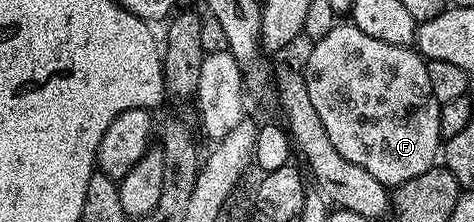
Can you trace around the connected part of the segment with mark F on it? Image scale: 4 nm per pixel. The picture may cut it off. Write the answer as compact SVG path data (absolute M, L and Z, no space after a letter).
M336 24L327 36L315 40L307 54L307 63L301 66L303 79L309 88L309 101L313 103L317 116L321 116L321 124L325 124L325 133L329 135L333 148L337 148L349 164L373 172L384 186L394 188L436 165L441 154L441 104L437 96L433 96L427 62L418 49L373 40L373 36L365 36L361 28L346 25Z

